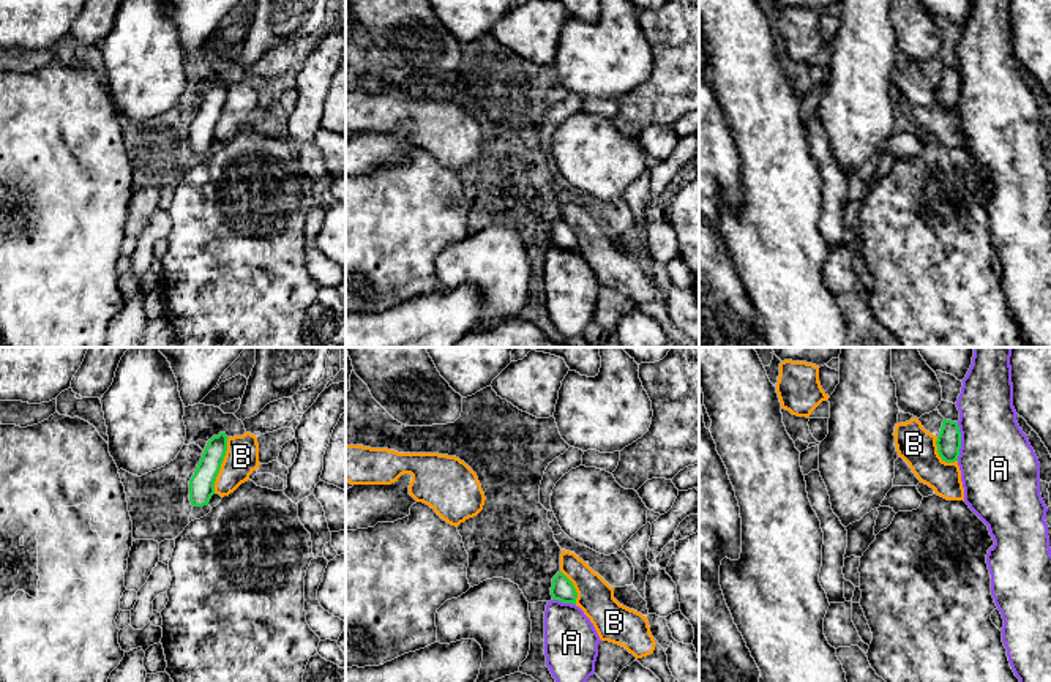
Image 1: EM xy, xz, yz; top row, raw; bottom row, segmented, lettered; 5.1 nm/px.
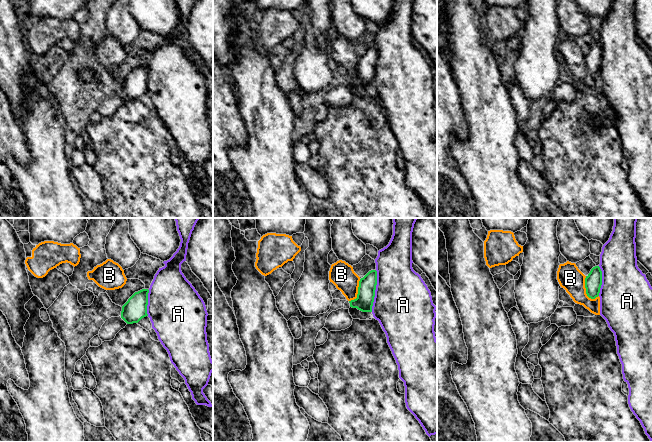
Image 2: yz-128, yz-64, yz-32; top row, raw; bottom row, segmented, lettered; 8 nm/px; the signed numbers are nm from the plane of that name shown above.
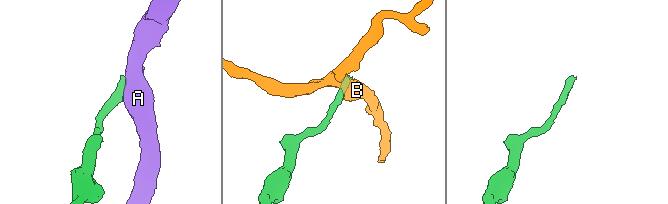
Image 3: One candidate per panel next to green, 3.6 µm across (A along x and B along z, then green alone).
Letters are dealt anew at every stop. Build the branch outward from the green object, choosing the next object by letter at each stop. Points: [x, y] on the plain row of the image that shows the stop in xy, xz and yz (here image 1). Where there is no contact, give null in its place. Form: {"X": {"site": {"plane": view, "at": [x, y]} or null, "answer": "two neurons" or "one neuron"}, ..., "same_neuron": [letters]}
{"A": {"site": {"plane": "yz", "at": [960, 89]}, "answer": "two neurons"}, "B": {"site": {"plane": "xy", "at": [221, 109]}, "answer": "two neurons"}, "same_neuron": []}

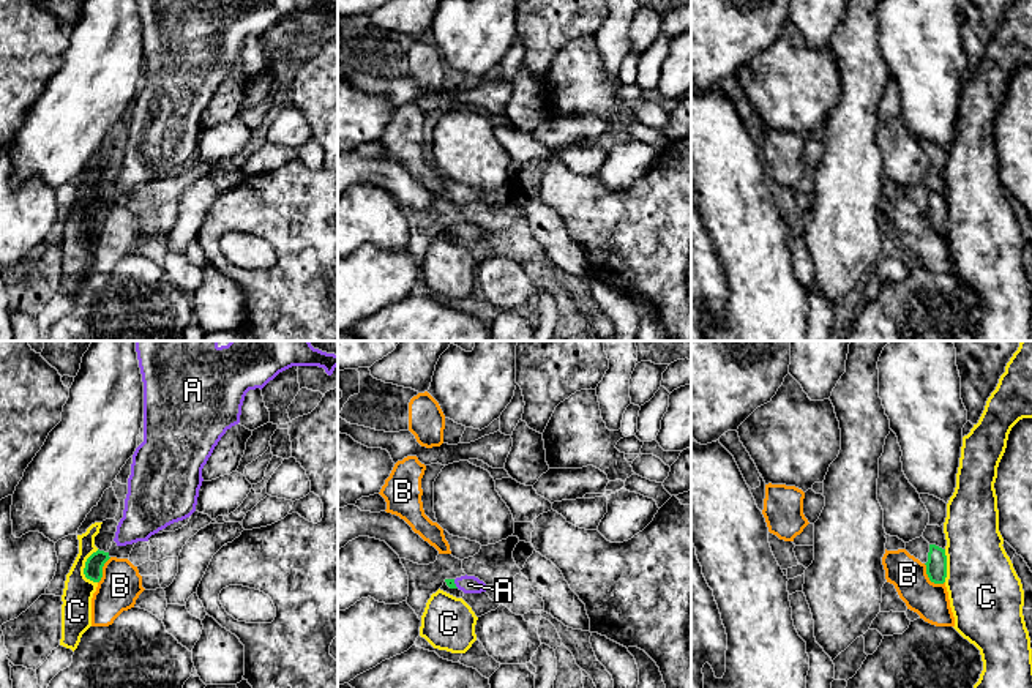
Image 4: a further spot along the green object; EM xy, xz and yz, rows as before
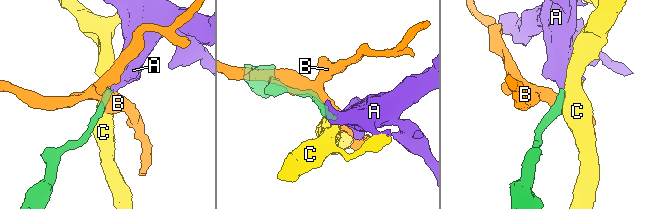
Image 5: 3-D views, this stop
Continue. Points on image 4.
{"A": {"site": {"plane": "xz", "at": [455, 231]}, "answer": "one neuron"}, "B": {"site": {"plane": "yz", "at": [930, 226]}, "answer": "two neurons"}, "C": {"site": {"plane": "xy", "at": [86, 213]}, "answer": "two neurons"}, "same_neuron": ["A"]}

